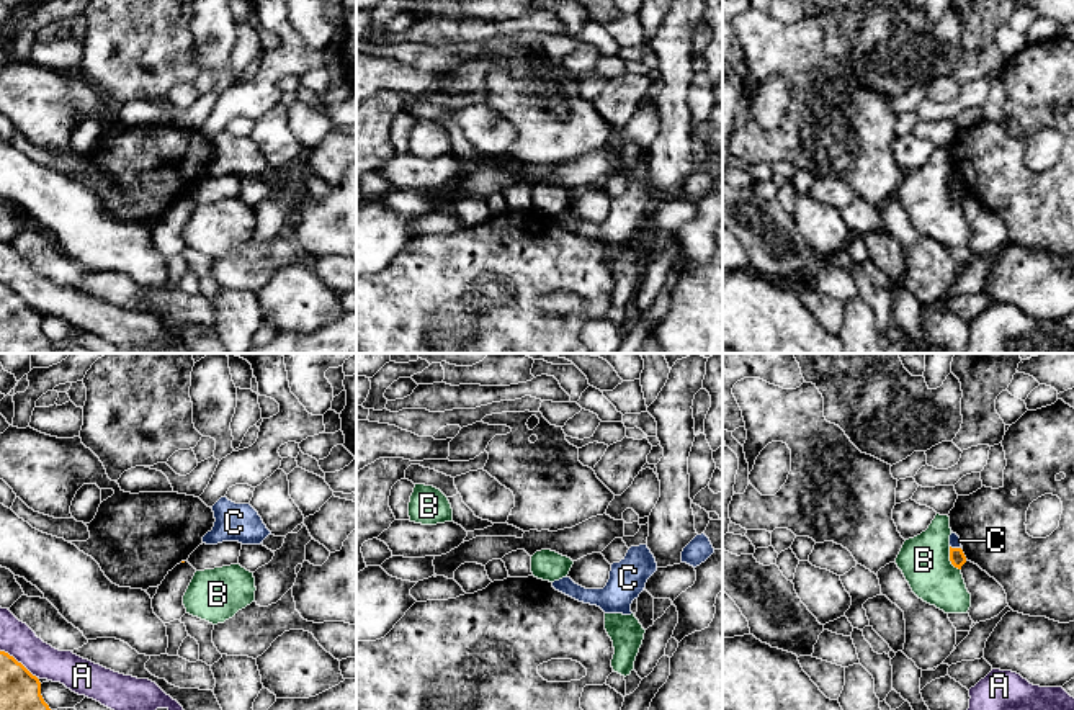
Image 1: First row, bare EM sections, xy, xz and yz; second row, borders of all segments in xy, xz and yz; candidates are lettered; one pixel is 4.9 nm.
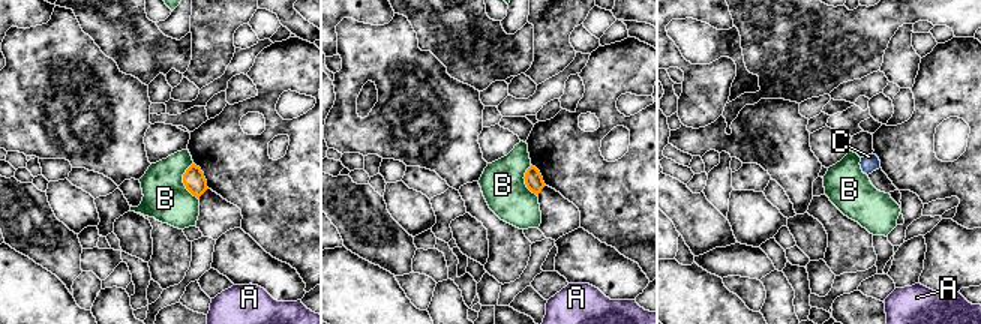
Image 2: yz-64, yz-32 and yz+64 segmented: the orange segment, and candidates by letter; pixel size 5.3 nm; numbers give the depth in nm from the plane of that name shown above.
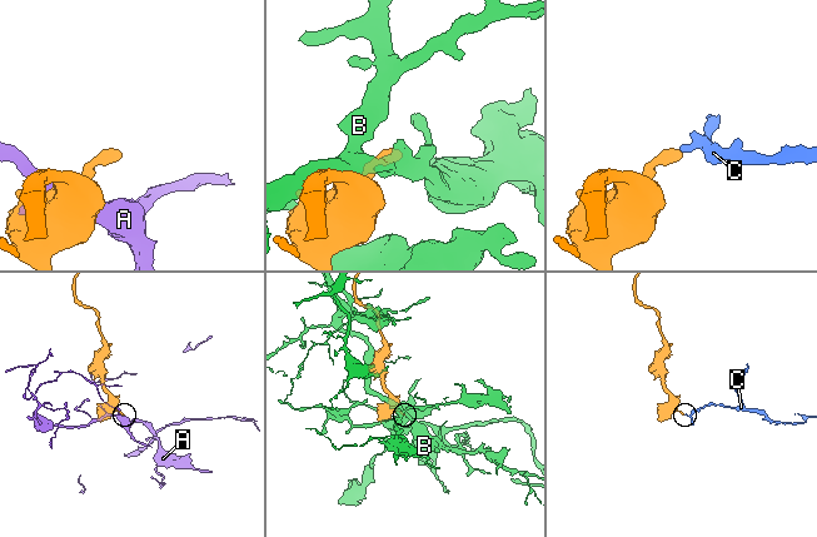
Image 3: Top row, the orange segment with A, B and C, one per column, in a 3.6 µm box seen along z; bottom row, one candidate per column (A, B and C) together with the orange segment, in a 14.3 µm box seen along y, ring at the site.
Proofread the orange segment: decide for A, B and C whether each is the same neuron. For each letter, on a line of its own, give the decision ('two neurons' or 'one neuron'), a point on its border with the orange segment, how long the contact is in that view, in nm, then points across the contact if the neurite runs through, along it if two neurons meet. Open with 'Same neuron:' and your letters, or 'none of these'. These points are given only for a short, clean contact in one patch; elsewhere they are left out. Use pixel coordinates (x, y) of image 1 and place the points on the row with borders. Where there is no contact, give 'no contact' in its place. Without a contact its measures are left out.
Same neuron: none of these
A: two neurons; contact xy (17, 661); length 240 nm
B: two neurons; contact yz (950, 560); length 130 nm
C: two neurons; contact yz (955, 548); length 60 nm; border yz (950, 545), (960, 548)

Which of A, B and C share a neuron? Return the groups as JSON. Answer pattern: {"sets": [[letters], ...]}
{"sets": [["A"], ["B"], ["C"]]}

